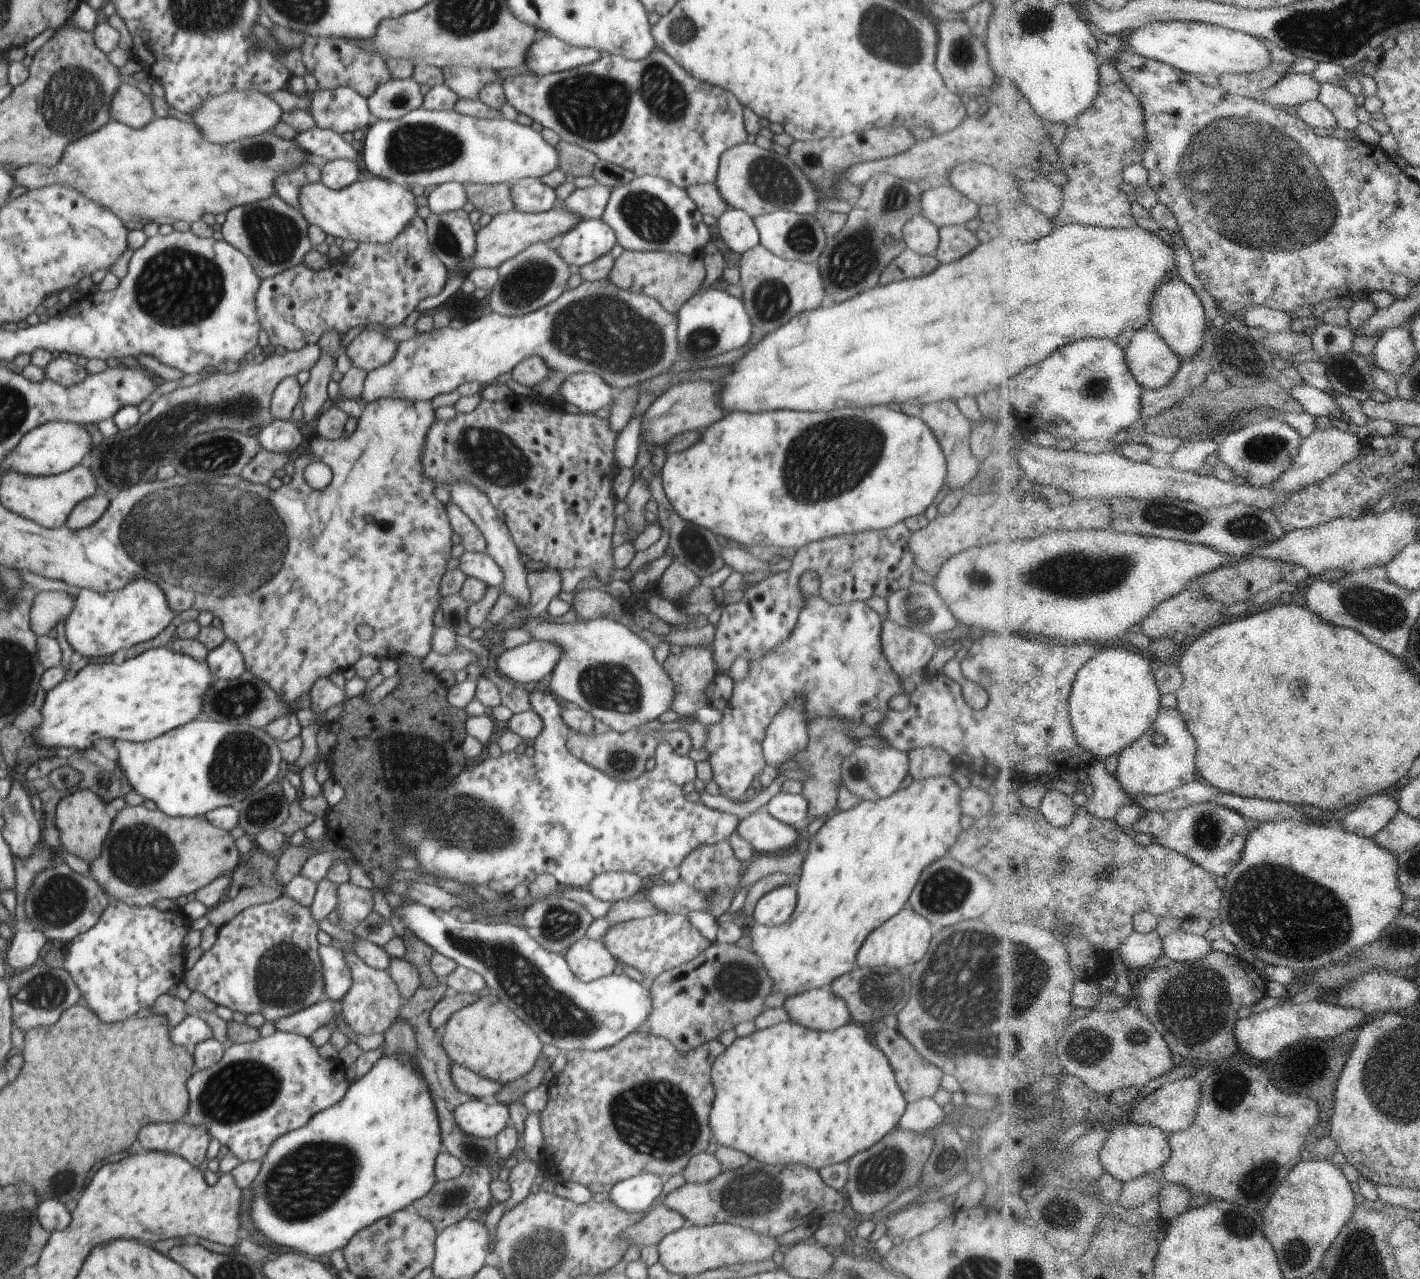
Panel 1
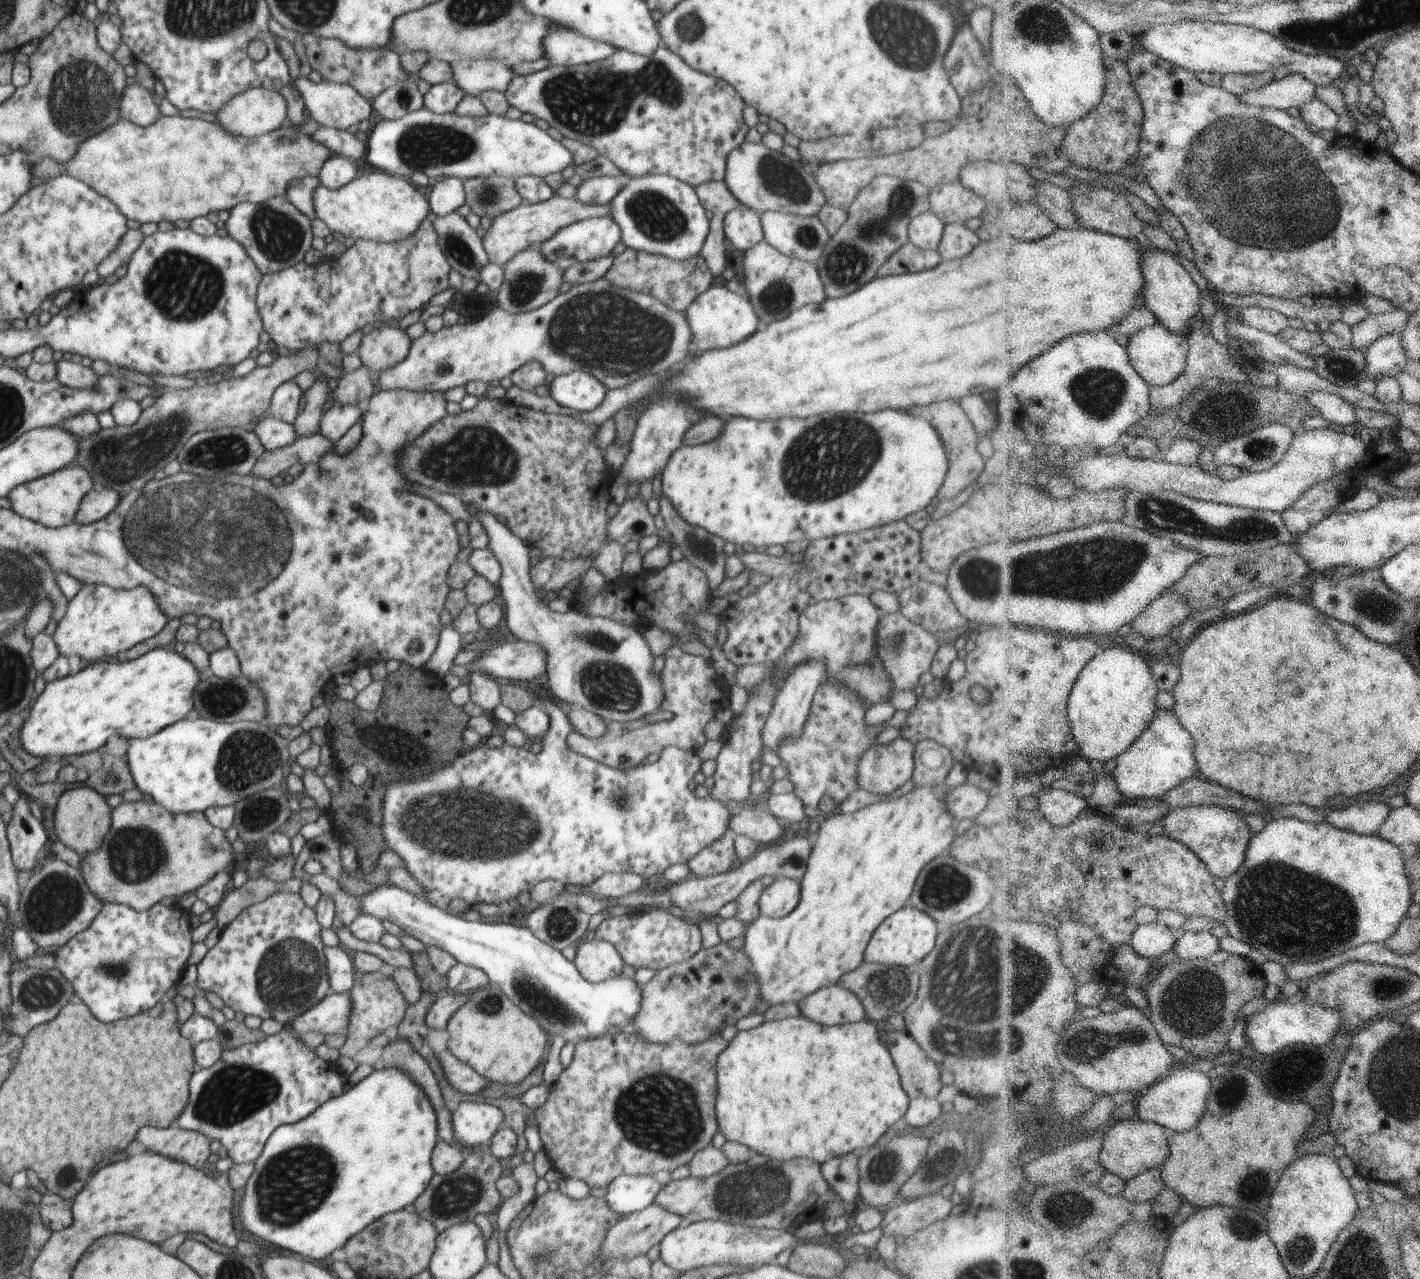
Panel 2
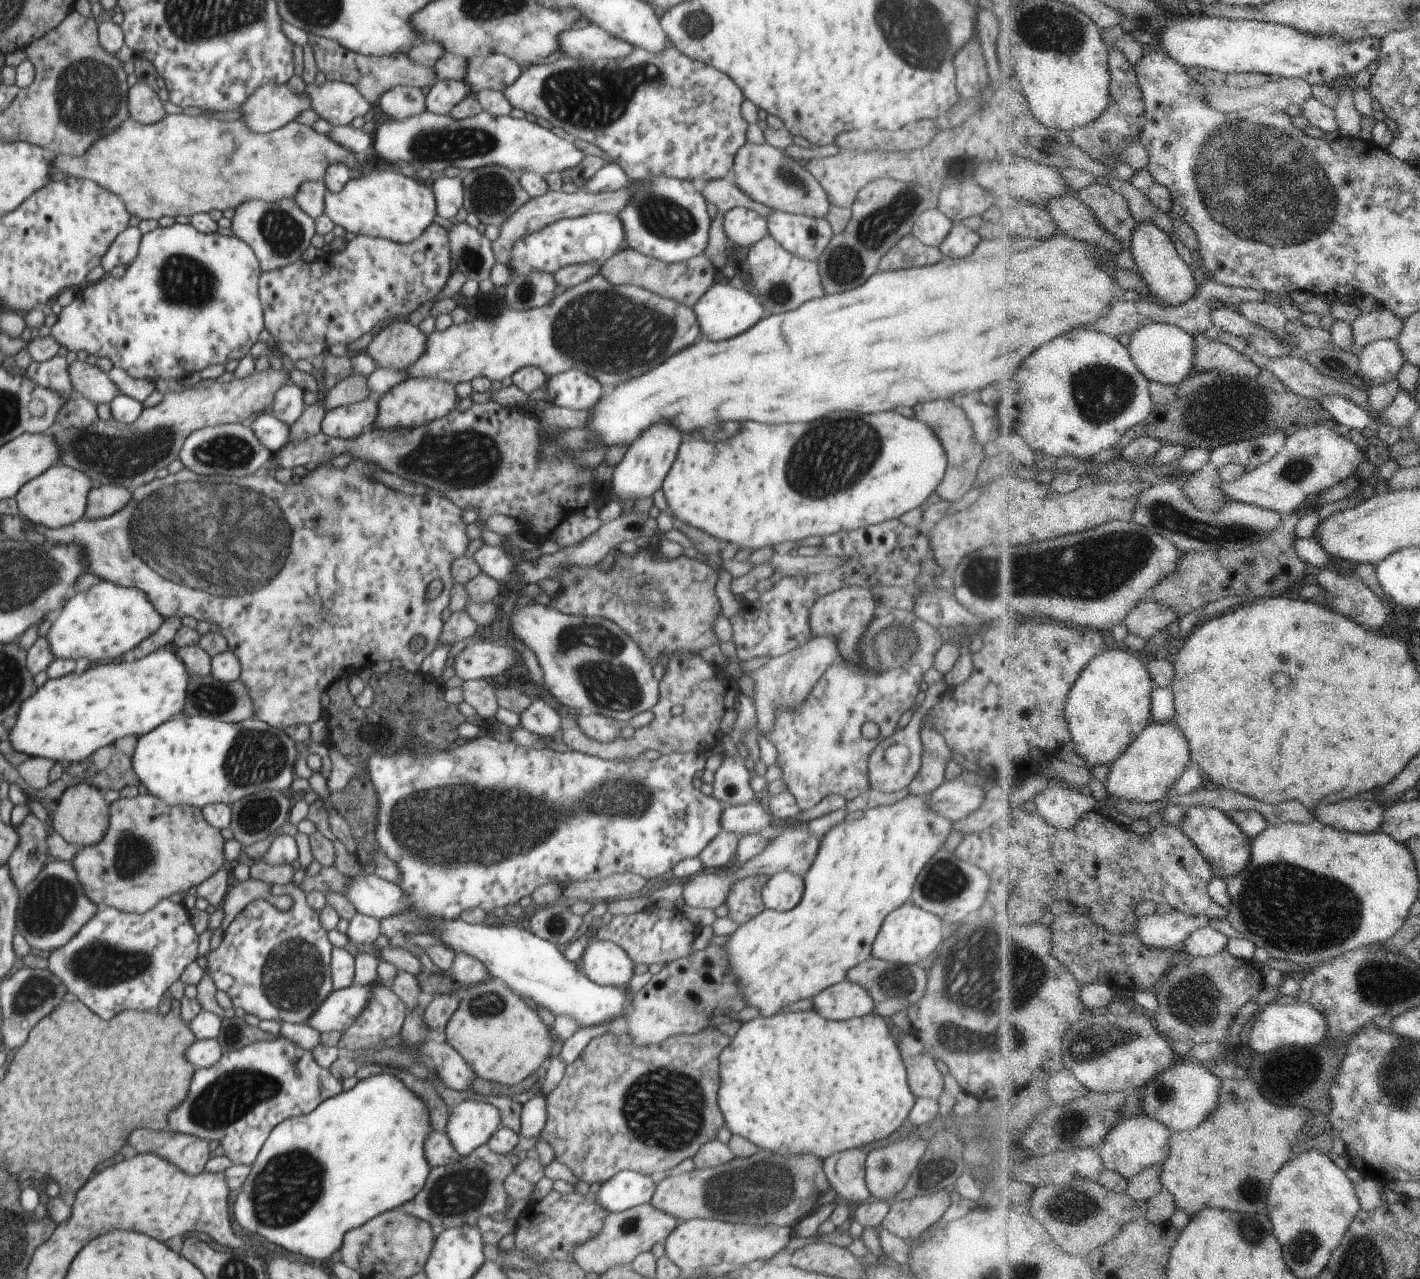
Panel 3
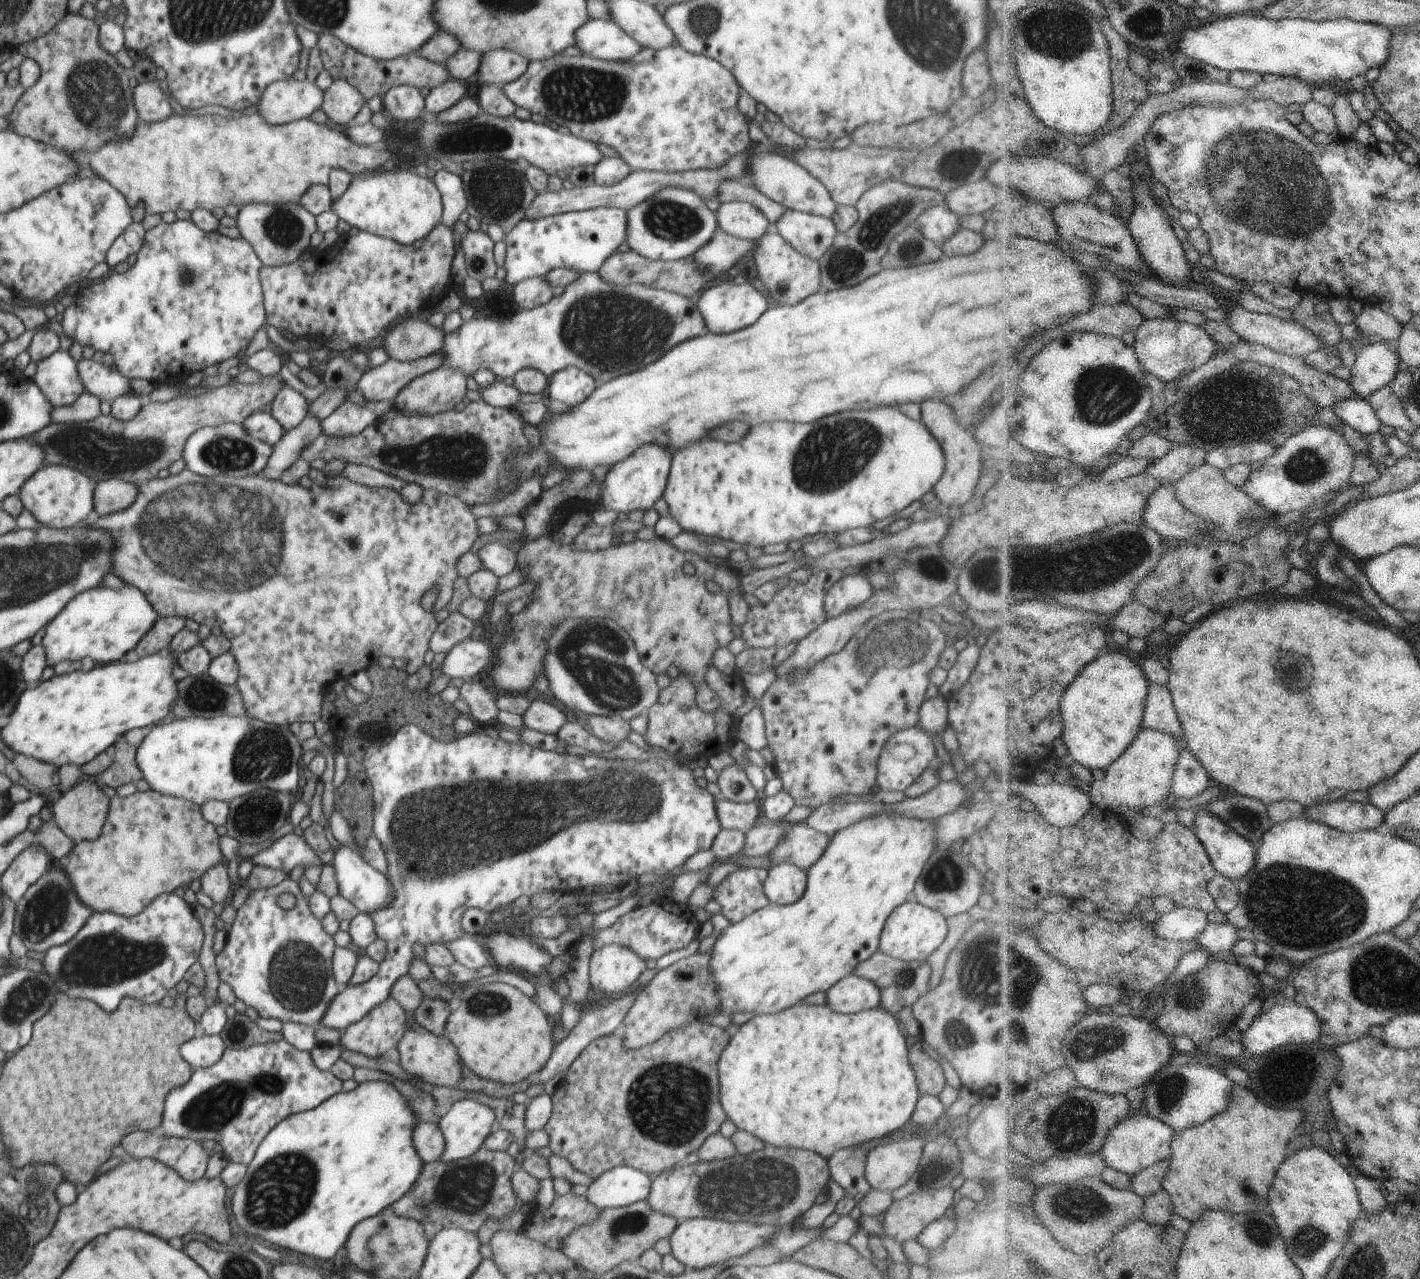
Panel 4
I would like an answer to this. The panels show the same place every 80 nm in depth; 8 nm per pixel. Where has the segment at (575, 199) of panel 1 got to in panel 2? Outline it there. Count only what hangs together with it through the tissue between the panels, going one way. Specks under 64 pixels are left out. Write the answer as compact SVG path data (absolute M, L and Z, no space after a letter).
M594 177L577 188L575 199L583 205L608 205L621 189L618 178Z

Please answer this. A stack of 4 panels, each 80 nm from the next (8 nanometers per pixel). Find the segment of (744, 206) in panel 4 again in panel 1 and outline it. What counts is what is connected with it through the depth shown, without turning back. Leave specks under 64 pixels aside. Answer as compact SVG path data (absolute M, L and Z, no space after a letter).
M728 207L718 218L718 234L736 254L759 244L759 232L753 218L744 211Z

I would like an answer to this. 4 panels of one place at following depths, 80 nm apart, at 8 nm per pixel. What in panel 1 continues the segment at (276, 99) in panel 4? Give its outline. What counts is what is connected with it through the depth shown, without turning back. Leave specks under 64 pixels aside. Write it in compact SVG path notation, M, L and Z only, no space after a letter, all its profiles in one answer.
M250 89L209 96L190 114L191 122L199 128L204 140L226 144L269 132L281 120L282 113L282 109L274 100L256 89Z

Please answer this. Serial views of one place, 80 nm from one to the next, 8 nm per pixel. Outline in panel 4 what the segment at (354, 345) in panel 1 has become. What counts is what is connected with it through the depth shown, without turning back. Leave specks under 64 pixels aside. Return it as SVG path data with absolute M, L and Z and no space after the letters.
M408 316L396 328L388 329L383 346L390 358L413 362L441 351L444 336L444 328L434 328L425 317Z

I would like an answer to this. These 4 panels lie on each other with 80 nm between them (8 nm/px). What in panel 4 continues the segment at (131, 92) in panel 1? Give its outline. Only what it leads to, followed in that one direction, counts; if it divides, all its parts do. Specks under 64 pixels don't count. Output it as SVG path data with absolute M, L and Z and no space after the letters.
M159 81L144 82L133 89L134 108L140 116L140 121L156 123L174 115L170 98L160 86Z

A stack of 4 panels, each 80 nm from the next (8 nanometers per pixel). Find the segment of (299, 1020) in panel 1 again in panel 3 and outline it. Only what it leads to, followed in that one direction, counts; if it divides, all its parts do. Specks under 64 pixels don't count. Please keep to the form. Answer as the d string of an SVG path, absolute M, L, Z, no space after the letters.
M377 978L372 984L363 987L352 984L347 989L333 990L311 1014L306 1025L311 1026L320 1034L332 1032L332 1030L338 1030L341 1033L348 1030L371 999L371 988L376 983L383 982Z

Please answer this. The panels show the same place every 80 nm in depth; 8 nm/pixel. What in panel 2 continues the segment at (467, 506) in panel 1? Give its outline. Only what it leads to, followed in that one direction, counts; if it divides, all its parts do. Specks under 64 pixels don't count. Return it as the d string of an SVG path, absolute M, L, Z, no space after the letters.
M478 511L475 517L480 521L487 534L487 548L495 556L501 566L501 577L498 583L498 593L506 601L506 624L520 641L536 643L547 654L548 686L550 692L564 703L582 707L588 712L597 714L607 723L622 722L632 727L644 716L656 712L665 701L665 688L661 675L654 672L654 656L646 643L646 639L629 624L612 620L611 618L590 618L582 615L576 609L567 613L554 612L538 598L530 579L529 548L490 511Z

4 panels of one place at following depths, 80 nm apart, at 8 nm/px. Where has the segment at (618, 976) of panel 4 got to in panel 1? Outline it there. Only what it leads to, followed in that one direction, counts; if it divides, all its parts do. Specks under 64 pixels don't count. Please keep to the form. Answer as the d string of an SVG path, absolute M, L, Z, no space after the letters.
M587 936L577 940L564 954L569 969L584 983L611 975L616 958L608 952L604 943Z

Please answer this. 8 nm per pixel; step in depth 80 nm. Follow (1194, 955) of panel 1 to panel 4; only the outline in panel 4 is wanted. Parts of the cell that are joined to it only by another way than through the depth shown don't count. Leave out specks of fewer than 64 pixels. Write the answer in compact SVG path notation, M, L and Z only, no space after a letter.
M1232 922L1226 924L1210 924L1205 932L1197 939L1201 950L1206 951L1210 955L1225 954L1234 949L1238 944L1239 927Z

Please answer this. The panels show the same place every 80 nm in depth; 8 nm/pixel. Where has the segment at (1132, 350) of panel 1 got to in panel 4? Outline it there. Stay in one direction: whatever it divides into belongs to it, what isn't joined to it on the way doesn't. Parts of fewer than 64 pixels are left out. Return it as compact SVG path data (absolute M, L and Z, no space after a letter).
M1158 318L1149 320L1142 326L1137 333L1134 348L1143 369L1169 383L1175 380L1185 380L1216 358L1217 344L1206 330L1195 325L1175 319Z

